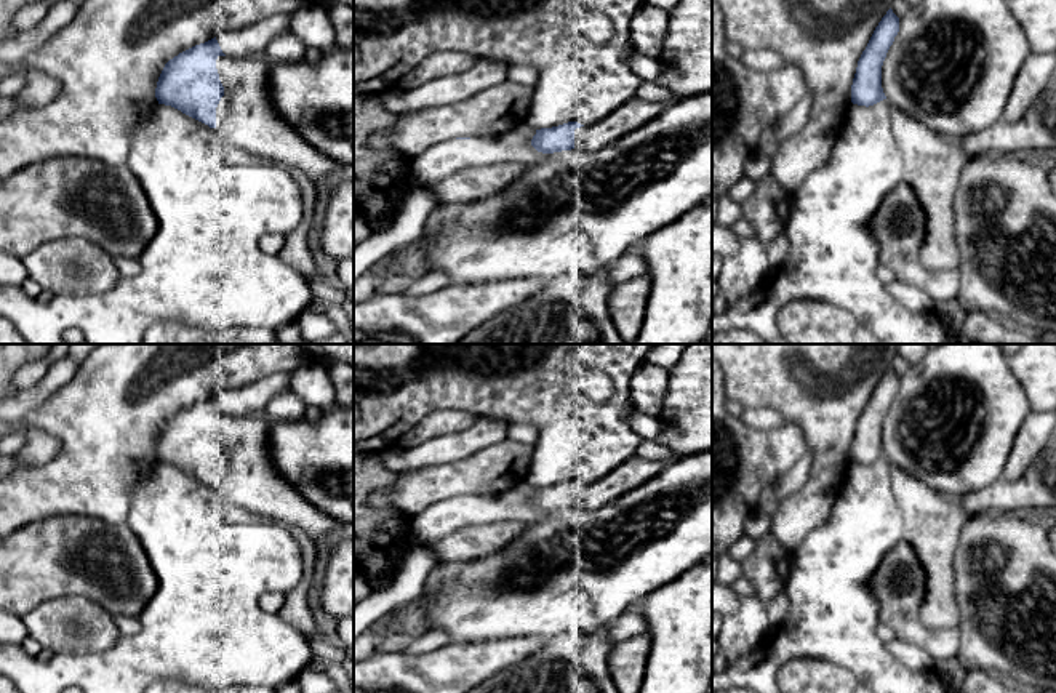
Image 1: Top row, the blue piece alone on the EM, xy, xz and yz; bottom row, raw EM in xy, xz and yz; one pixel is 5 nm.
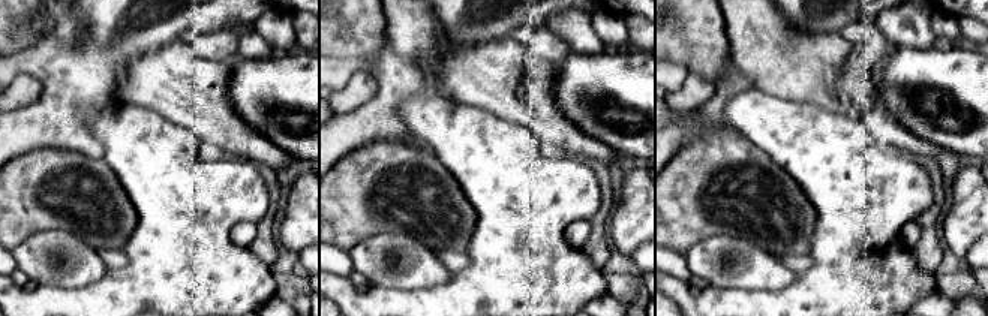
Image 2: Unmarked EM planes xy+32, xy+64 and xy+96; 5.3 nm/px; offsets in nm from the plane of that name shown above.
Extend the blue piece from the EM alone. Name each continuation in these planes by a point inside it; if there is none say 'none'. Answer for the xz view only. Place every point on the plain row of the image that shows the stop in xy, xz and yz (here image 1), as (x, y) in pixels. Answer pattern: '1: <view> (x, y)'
1: xz (634, 472)

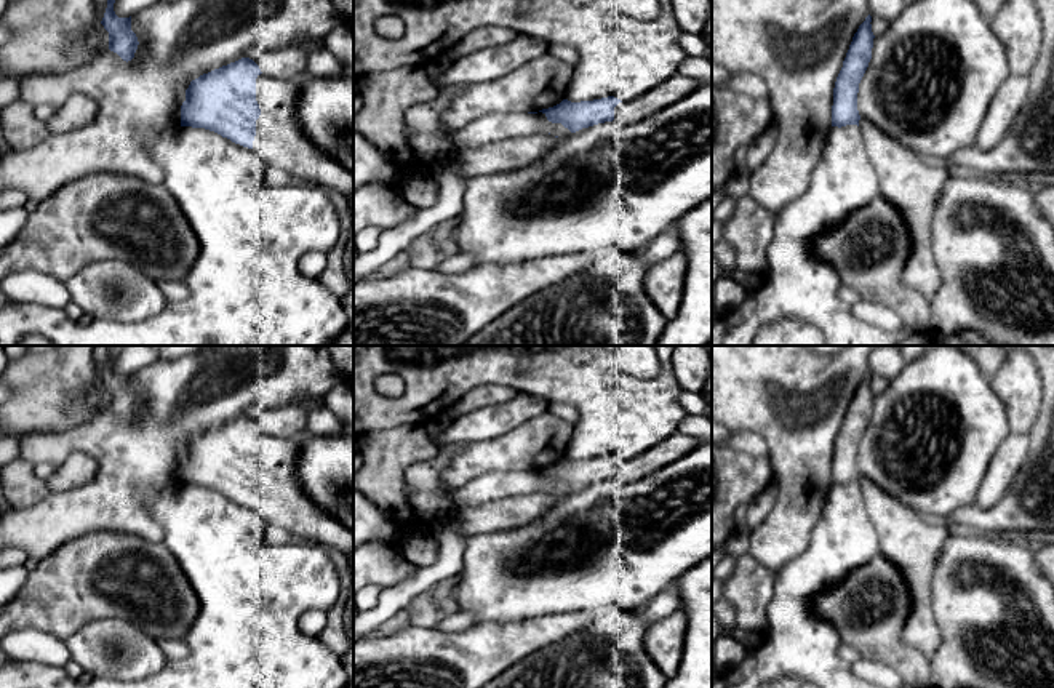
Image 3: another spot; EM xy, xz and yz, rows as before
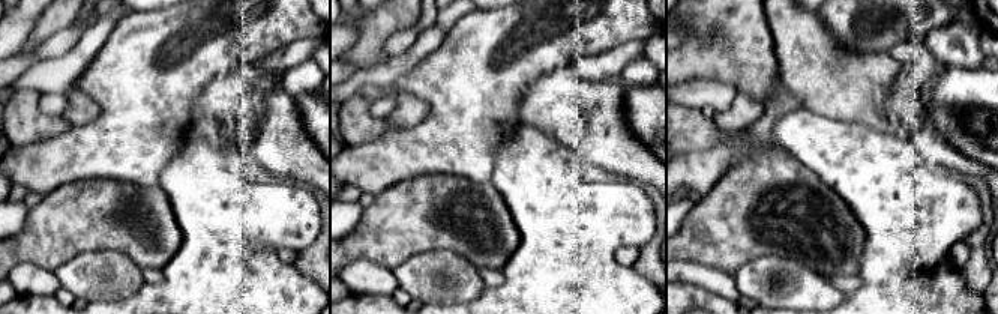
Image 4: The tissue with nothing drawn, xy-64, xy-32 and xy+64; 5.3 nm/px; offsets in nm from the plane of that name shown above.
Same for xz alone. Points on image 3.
1: xz (677, 445)

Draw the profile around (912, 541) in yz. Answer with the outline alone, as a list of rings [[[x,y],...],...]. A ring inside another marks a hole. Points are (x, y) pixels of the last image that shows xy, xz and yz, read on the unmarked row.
[[[867,477],[859,478],[859,486],[878,533],[880,554],[900,570],[910,587],[912,610],[902,642],[931,661],[942,643],[932,614],[931,581],[950,530],[942,520],[904,506]]]

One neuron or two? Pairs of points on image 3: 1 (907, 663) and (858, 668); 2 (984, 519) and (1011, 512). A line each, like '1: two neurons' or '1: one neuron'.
1: two neurons
2: one neuron

